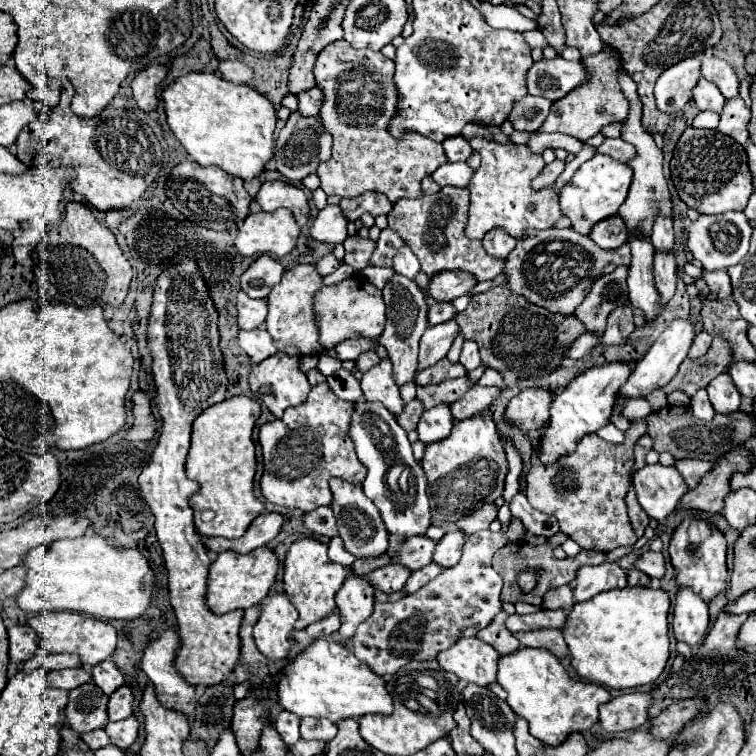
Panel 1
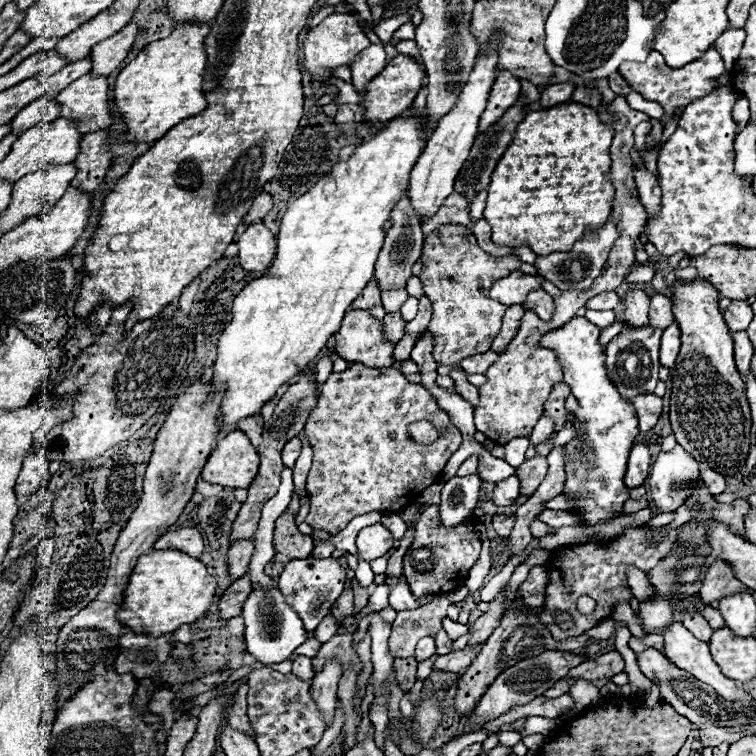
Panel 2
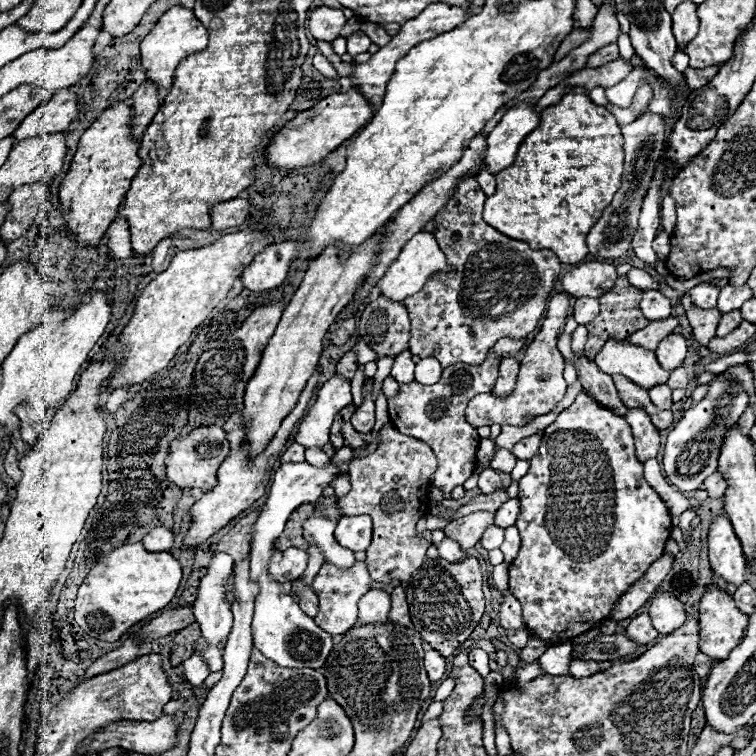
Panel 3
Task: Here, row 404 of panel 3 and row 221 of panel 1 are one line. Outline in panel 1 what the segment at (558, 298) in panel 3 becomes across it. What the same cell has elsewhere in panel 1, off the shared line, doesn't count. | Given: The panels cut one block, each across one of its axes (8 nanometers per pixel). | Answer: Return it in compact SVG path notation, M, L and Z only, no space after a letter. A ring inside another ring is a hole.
M474 136L468 142L472 150L480 152L482 164L474 172L474 178L468 186L472 196L464 234L472 240L482 240L486 232L500 228L506 234L520 238L528 228L552 228L554 222L560 218L558 194L552 188L542 188L538 192L530 188L530 180L536 178L544 168L542 156L530 154L524 144L498 144L482 136Z

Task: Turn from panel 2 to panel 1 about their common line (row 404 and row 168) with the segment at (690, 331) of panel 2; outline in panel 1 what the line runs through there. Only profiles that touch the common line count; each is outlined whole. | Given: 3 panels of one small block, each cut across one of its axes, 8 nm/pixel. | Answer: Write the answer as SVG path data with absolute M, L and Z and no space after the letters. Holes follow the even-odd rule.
M688 128L676 144L670 170L680 200L700 214L724 214L730 210L744 210L750 194L754 192L744 148L718 130Z

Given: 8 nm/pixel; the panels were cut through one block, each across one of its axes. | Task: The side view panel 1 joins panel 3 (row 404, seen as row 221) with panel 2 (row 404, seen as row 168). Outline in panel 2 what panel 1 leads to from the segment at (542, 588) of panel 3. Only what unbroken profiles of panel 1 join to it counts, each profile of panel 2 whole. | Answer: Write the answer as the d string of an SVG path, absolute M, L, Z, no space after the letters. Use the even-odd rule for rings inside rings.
M584 316L572 318L564 328L542 338L544 348L552 348L564 368L564 382L578 400L572 426L576 436L564 444L566 486L564 496L570 500L572 512L580 526L596 526L606 520L624 516L624 502L630 500L630 488L624 484L630 448L638 436L638 418L630 400L622 398L606 370L606 350L598 344L600 328Z

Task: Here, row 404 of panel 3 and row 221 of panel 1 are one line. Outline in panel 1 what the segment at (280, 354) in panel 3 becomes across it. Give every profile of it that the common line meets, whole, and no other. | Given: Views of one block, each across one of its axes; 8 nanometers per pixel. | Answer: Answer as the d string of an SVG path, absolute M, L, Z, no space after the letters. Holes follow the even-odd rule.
M278 208L276 212L250 214L238 228L238 236L234 240L236 250L242 256L286 256L296 246L300 234L300 226L290 214L292 212L284 208Z

